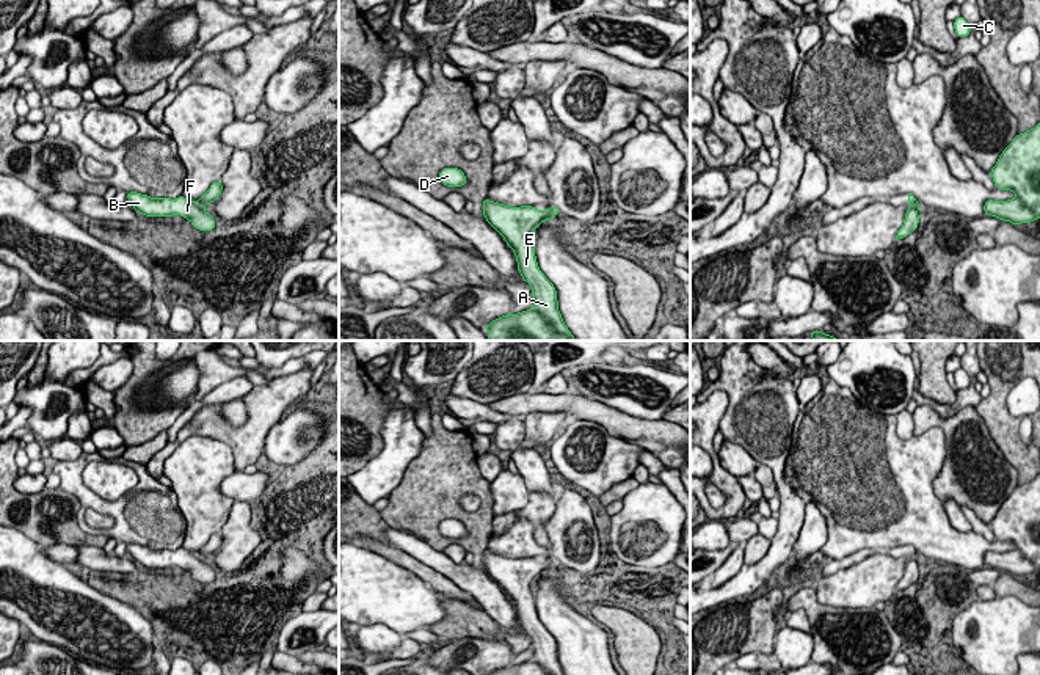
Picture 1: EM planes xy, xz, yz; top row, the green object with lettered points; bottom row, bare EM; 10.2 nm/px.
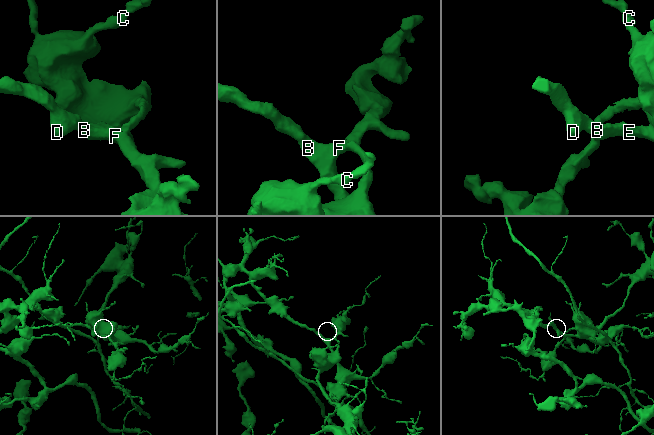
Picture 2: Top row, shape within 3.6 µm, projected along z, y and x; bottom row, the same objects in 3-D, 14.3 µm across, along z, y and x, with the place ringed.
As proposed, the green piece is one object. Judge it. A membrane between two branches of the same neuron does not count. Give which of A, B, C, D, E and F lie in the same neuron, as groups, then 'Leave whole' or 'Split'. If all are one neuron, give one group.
Groups: A B D E F / C. Split

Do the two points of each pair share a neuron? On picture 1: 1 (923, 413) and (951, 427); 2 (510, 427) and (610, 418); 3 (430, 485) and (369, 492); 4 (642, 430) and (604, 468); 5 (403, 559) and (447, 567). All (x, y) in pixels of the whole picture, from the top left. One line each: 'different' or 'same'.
1: same
2: different
3: different
4: different
5: different

